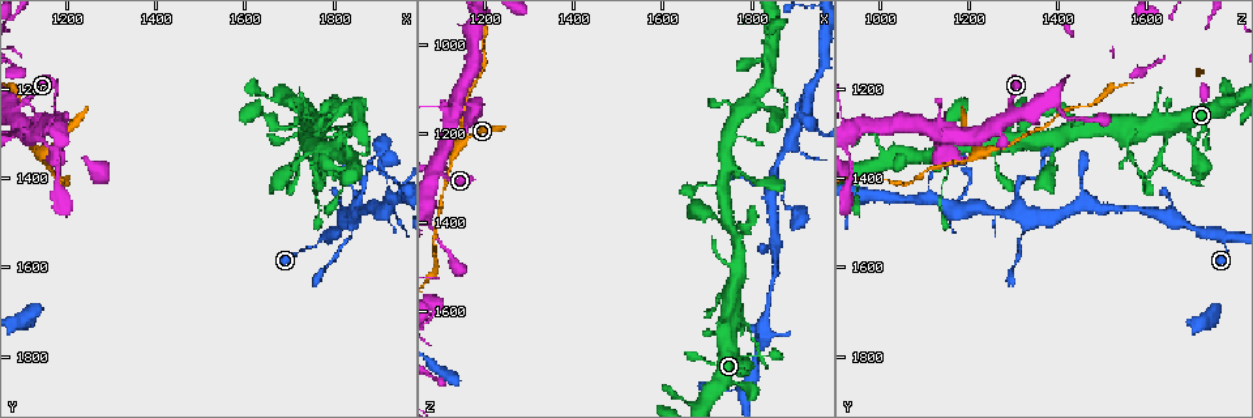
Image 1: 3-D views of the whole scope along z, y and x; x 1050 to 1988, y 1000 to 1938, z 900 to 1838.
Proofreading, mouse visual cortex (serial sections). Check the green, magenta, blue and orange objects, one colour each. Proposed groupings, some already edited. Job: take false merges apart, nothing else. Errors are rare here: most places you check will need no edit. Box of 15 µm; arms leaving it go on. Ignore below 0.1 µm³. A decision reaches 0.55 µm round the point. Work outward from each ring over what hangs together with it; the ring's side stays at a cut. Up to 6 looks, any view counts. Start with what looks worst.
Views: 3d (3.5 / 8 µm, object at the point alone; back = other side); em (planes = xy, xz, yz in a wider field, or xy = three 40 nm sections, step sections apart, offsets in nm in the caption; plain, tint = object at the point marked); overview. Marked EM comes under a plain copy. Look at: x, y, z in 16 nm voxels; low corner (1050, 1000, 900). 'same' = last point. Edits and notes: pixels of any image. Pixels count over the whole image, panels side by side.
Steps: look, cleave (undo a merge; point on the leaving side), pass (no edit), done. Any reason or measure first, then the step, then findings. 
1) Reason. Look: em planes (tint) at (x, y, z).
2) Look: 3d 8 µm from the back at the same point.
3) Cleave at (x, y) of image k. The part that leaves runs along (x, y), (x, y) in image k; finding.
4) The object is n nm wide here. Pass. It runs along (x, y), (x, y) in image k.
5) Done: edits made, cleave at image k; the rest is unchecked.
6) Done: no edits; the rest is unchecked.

Three arms meet. Look: 3d 3.5 µm at (1755, 1285, 1645).

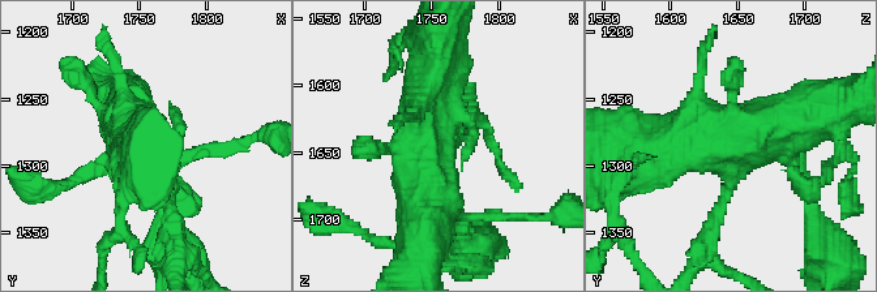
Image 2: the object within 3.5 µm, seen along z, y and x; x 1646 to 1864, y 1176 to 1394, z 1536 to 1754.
Need the tissue. Look: em xy step 2 (tint) at (1752, 1292, 1650).

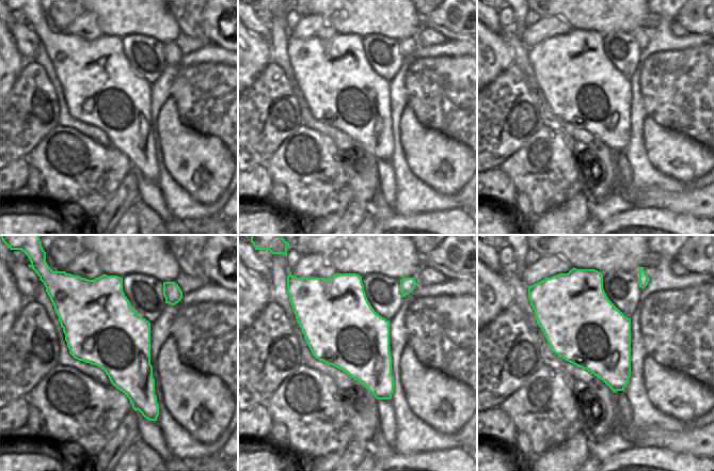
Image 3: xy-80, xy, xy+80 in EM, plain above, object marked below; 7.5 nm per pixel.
Pass. It runs along (818, 120), (658, 151) in image 2; all the same cell.

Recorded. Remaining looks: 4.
Sharp bend. Look: 3d 3.5 µm at (1150, 1340, 1215).

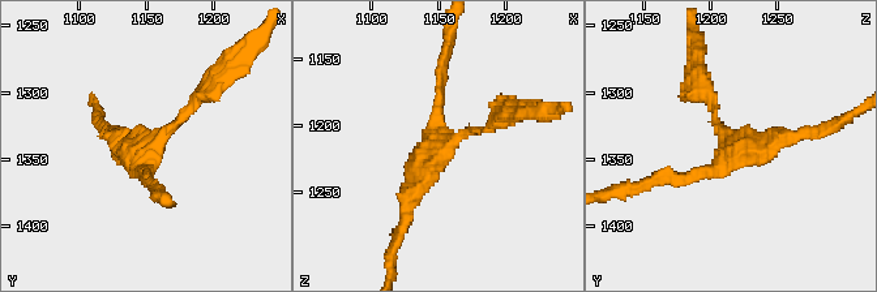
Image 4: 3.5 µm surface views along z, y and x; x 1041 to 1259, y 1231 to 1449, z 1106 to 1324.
Look: em xy step 1 (tint) at (1152, 1340, 1218).

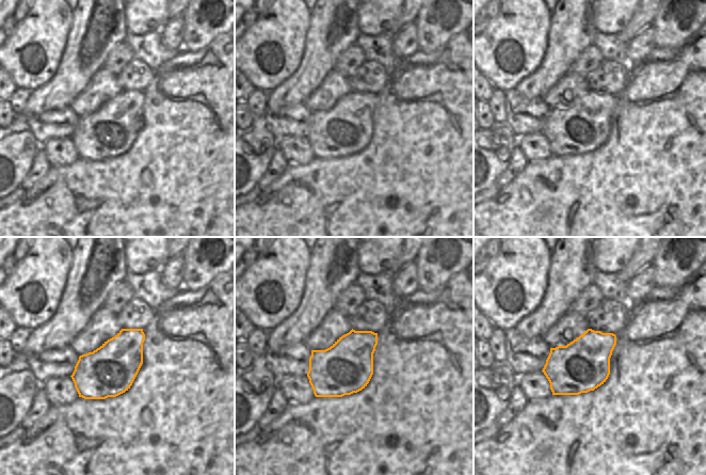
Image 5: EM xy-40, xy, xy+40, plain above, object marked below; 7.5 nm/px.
Pass. It runs along (499, 117), (423, 167), (406, 218) in image 4; one cell here.

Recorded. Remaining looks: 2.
Sharp bend. Look: 3d 3.5 µm at (1875, 1390, 1360).

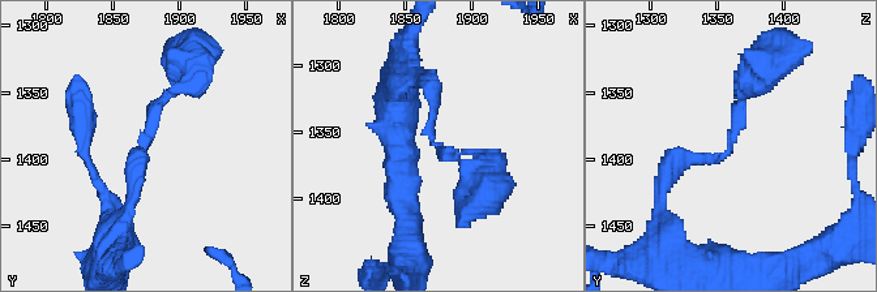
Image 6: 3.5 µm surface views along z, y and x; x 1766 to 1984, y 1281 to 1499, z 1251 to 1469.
Look: em xy step 3 (tint) at (1872, 1394, 1356).

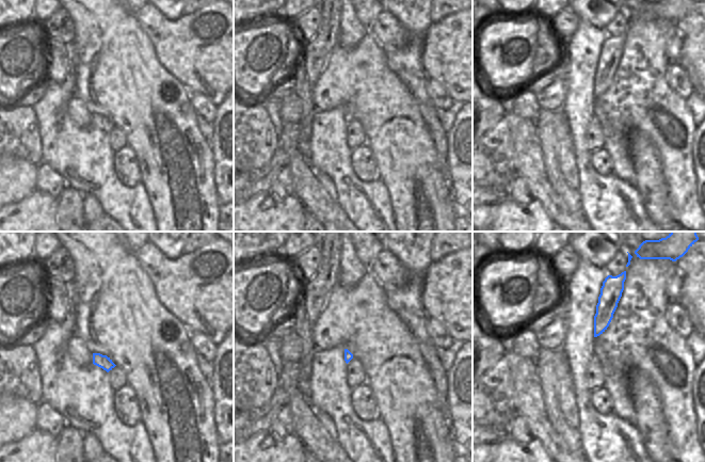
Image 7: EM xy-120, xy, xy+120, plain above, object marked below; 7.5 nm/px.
The object is 60 nm wide here. Pass. It runs along (662, 188), (672, 159), (726, 151), (739, 87) in image 6; all the same cell.

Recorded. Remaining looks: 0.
Done: no edits; the rest is unchecked.

